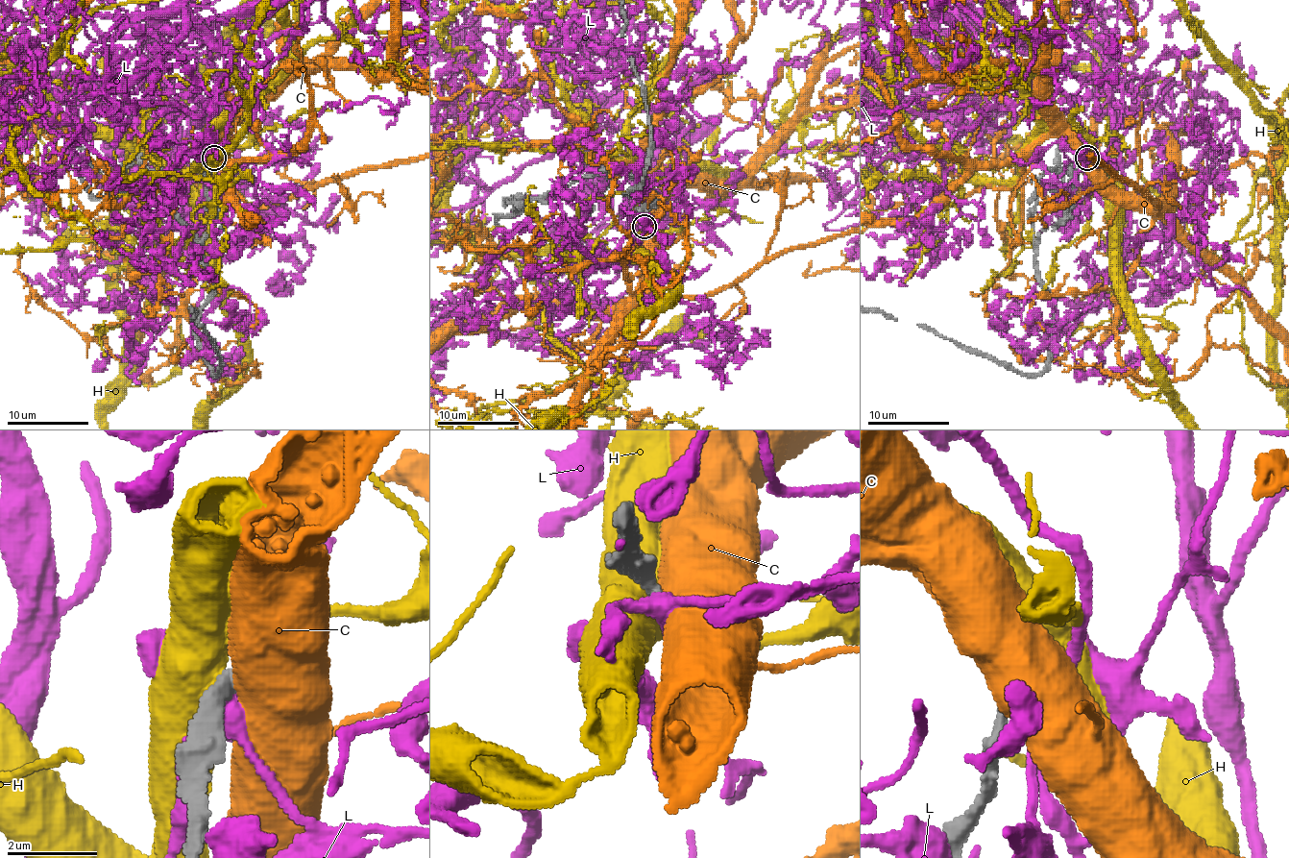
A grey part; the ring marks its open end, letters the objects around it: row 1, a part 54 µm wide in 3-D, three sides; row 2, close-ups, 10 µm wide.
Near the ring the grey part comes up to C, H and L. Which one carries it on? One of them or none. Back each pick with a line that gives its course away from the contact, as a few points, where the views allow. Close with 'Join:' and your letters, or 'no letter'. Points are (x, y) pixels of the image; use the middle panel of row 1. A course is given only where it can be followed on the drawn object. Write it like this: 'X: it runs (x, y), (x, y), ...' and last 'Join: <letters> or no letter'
Join: no letter

